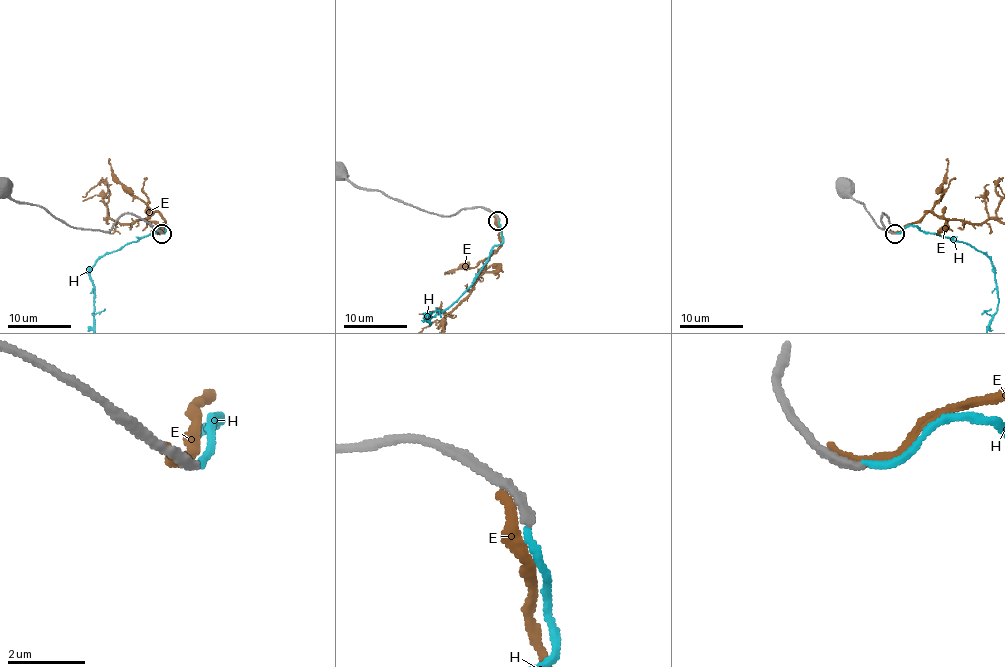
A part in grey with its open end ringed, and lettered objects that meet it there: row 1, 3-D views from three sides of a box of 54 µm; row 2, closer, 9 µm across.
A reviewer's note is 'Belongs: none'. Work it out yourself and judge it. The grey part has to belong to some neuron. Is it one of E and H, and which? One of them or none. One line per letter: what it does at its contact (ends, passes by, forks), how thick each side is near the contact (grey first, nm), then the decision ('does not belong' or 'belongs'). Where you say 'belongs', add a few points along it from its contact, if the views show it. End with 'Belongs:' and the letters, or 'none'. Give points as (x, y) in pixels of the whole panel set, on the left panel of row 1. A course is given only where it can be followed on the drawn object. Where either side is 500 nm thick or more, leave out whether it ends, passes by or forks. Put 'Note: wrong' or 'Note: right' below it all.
E: it ends | 320/280 nm | does not belong
H: it ends | 240/180 nm | does not belong
Belongs: none
Note: right

